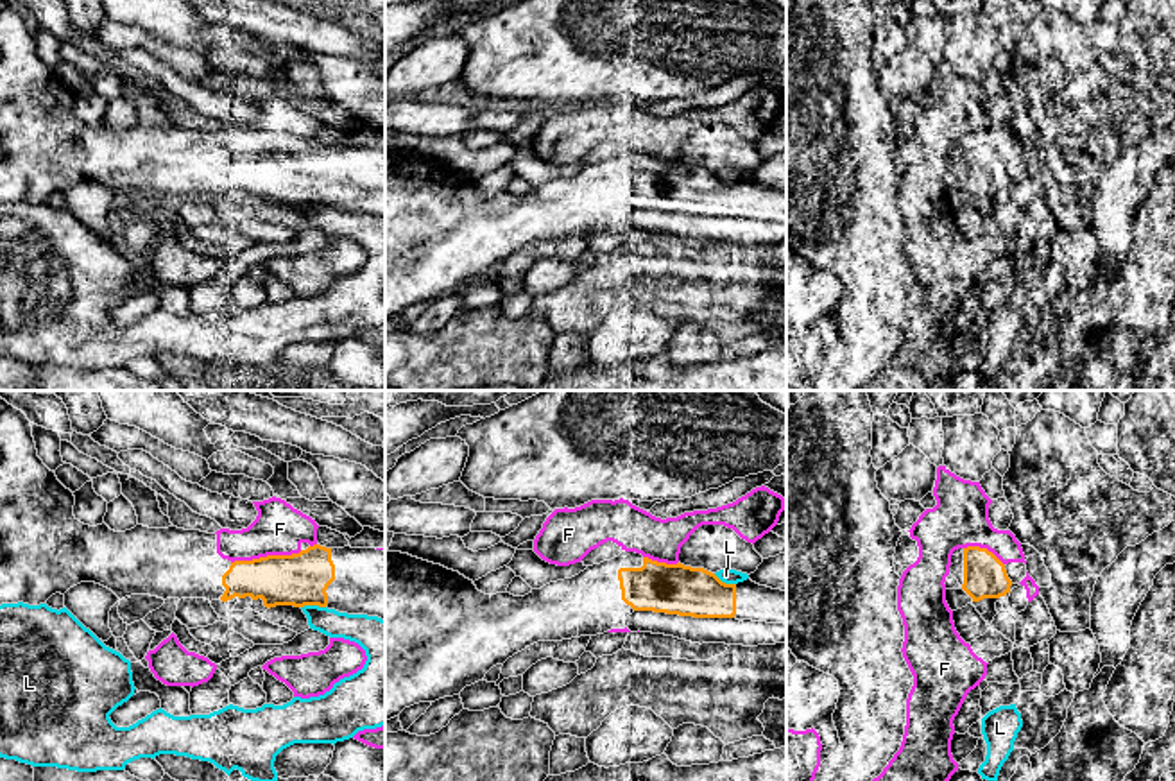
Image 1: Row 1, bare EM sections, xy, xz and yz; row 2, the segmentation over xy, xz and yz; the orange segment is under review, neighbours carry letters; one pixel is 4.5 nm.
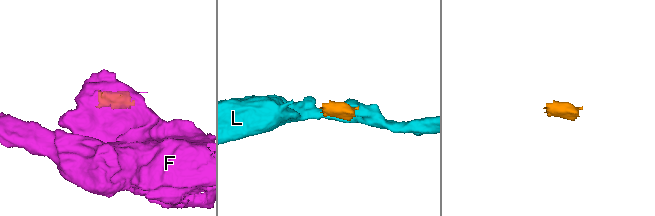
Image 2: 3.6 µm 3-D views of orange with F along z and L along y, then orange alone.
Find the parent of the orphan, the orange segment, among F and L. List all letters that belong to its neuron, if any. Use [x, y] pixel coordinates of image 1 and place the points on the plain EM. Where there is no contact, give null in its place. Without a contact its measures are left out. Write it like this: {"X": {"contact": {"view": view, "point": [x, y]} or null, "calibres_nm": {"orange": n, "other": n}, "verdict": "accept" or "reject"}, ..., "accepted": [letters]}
{"F": {"contact": {"view": "xy", "point": [267, 154]}, "calibres_nm": {"orange": 240, "other": 240}, "verdict": "reject"}, "L": {"contact": {"view": "xy", "point": [312, 203]}, "calibres_nm": {"orange": 240, "other": 130}, "verdict": "reject"}, "accepted": []}

